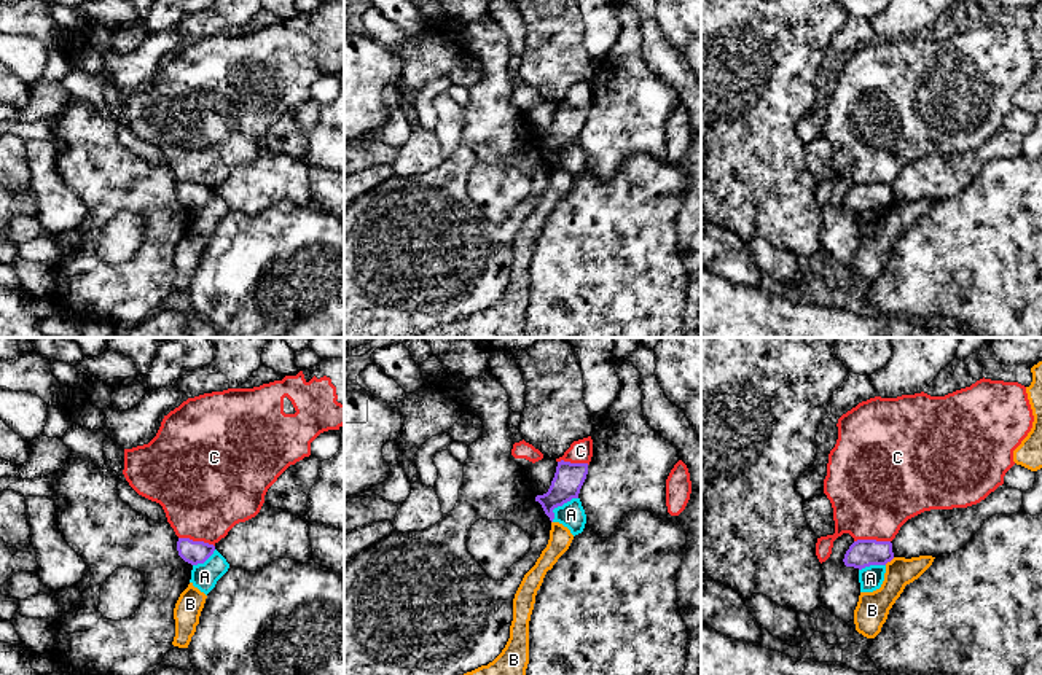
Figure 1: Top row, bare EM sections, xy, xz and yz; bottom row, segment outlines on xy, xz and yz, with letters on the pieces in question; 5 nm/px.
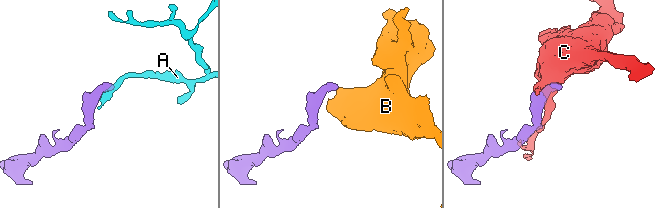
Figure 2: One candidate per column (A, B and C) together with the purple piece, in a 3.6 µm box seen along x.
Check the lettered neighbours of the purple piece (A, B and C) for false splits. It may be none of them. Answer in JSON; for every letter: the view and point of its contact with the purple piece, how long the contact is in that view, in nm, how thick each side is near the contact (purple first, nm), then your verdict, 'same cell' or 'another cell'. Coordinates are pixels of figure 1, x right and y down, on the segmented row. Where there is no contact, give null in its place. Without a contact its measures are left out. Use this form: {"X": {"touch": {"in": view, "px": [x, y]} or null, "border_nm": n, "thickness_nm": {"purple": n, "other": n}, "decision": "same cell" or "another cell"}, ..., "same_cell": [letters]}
{"A": {"touch": {"in": "xz", "px": [560, 505]}, "border_nm": 180, "thickness_nm": {"purple": 150, "other": 140}, "decision": "another cell"}, "B": {"touch": {"in": "yz", "px": [889, 561]}, "border_nm": 70, "thickness_nm": {"purple": 140, "other": 160}, "decision": "another cell"}, "C": {"touch": {"in": "xy", "px": [196, 542]}, "border_nm": 190, "thickness_nm": {"purple": 120, "other": 440}, "decision": "another cell"}, "same_cell": []}

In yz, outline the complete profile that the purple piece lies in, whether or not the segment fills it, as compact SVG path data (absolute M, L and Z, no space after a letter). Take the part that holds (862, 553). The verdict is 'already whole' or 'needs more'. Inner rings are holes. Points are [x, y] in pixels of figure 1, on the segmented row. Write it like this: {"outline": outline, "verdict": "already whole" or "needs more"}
{"outline": "M857 540L844 554L844 565L854 568L865 568L870 565L886 565L894 559L891 541Z", "verdict": "already whole"}

